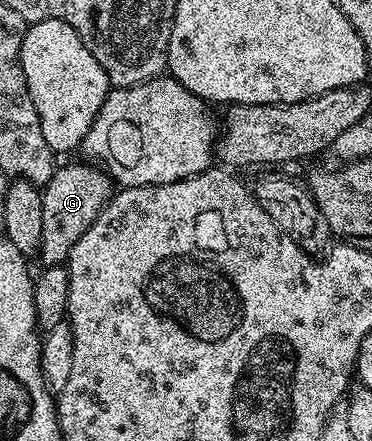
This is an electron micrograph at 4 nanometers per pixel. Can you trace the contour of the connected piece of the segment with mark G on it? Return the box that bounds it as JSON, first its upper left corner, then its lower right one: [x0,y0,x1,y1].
[39,163,114,266]

